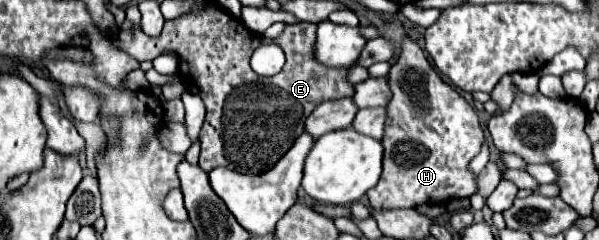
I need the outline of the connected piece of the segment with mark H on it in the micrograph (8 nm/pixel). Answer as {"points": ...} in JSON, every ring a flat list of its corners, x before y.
{"points":[[409,37,403,39,399,61,389,71,389,85,393,99,387,105,383,173,379,183,367,193,371,207,415,209,471,197,477,191,477,173,469,169,469,163,481,151,485,139,475,109,437,75,425,51]]}

